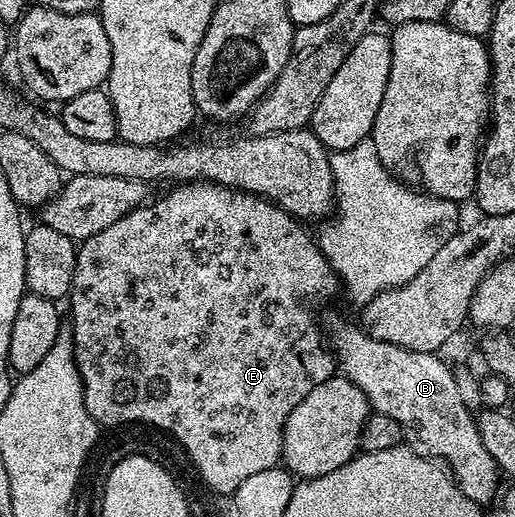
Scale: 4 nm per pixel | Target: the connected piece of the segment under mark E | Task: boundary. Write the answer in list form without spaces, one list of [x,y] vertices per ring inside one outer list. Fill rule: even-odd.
[[[189,182],[183,186],[173,187],[173,189],[173,192],[168,192],[165,196],[158,197],[157,200],[155,198],[149,199],[118,222],[114,222],[114,226],[106,226],[106,230],[98,230],[98,234],[94,234],[77,247],[74,282],[70,293],[70,301],[72,300],[72,325],[70,325],[72,348],[76,351],[76,365],[82,378],[86,410],[95,418],[97,425],[126,424],[126,426],[133,426],[138,420],[150,420],[156,421],[156,424],[163,425],[165,428],[170,428],[172,432],[176,432],[180,436],[188,448],[191,448],[197,464],[200,464],[204,475],[208,477],[210,482],[208,488],[212,492],[221,492],[224,498],[228,498],[238,490],[238,486],[242,486],[242,482],[246,482],[246,478],[251,478],[252,475],[258,474],[262,470],[275,468],[281,463],[282,438],[284,437],[286,418],[290,418],[290,410],[294,410],[294,406],[298,406],[298,402],[302,402],[302,398],[306,398],[306,394],[310,394],[310,390],[314,390],[314,386],[322,386],[337,371],[331,347],[326,343],[325,337],[318,327],[317,317],[316,320],[312,317],[308,303],[311,302],[312,296],[332,296],[335,294],[336,288],[338,292],[338,279],[335,270],[331,268],[331,262],[324,256],[314,239],[313,233],[308,233],[304,229],[307,227],[301,221],[291,216],[289,212],[282,211],[275,202],[265,200],[264,197],[251,192],[241,192],[239,188],[227,188],[222,184],[209,184],[207,182]]]

